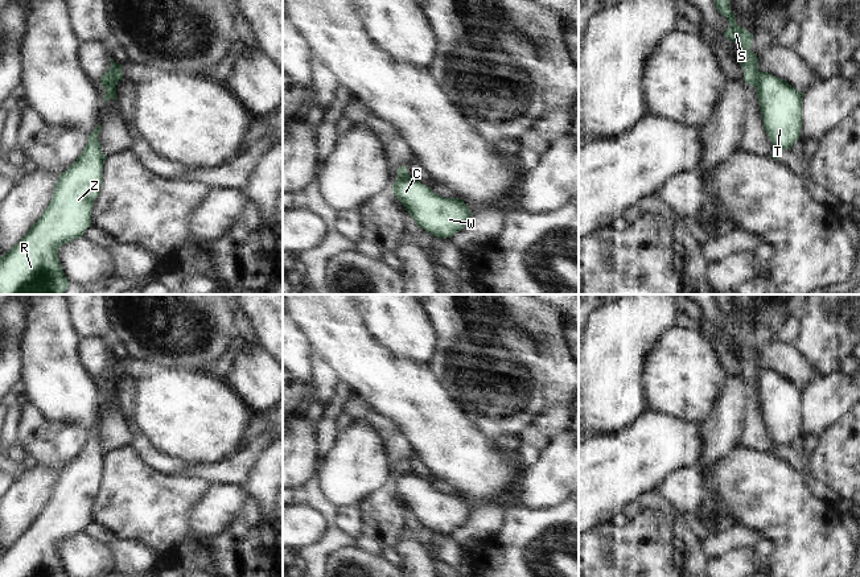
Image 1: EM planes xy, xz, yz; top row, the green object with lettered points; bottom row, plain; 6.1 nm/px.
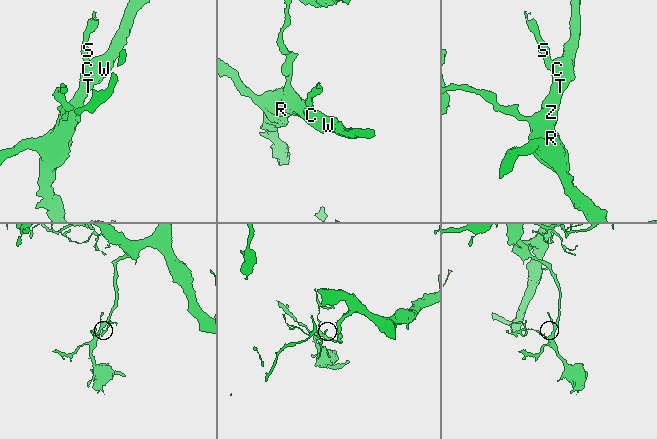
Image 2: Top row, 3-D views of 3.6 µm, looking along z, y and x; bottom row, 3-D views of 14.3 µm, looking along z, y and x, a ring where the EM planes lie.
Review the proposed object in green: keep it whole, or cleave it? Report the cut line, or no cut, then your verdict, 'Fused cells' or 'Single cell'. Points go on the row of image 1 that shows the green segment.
Split along xy (116, 65), (114, 67), (114, 79), (105, 87). Fused cells

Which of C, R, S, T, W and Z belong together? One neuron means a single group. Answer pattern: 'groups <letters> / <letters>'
groups C R T W Z / S

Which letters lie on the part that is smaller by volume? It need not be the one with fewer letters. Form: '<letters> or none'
S

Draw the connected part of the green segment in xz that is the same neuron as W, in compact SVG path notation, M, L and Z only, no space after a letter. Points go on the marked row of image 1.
M412 177L396 180L392 191L417 226L440 239L452 238L472 217L470 209L461 198L437 195Z

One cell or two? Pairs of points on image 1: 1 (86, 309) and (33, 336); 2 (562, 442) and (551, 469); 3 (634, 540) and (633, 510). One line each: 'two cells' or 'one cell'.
1: two cells
2: one cell
3: two cells

